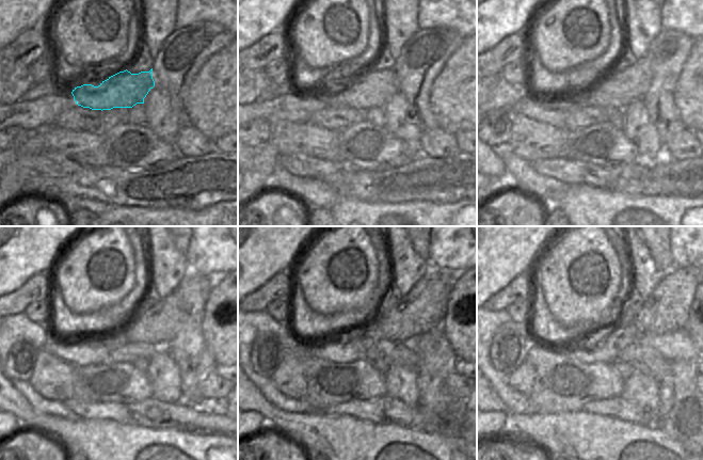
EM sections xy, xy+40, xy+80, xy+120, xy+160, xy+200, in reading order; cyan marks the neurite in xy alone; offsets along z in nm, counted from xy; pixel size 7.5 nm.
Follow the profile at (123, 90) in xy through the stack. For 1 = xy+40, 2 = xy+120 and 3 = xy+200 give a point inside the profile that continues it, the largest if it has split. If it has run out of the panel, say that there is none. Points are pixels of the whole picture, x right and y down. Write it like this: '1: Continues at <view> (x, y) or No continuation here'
1: Continues at xy+40 (372, 89)
2: Continues at xy+120 (157, 326)
3: Continues at xy+200 (666, 310)

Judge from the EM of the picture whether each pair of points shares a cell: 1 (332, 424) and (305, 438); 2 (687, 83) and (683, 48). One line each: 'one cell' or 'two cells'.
1: one cell
2: two cells

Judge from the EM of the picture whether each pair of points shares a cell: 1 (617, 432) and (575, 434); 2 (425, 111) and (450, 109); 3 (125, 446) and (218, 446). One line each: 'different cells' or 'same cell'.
1: same cell
2: different cells
3: same cell

